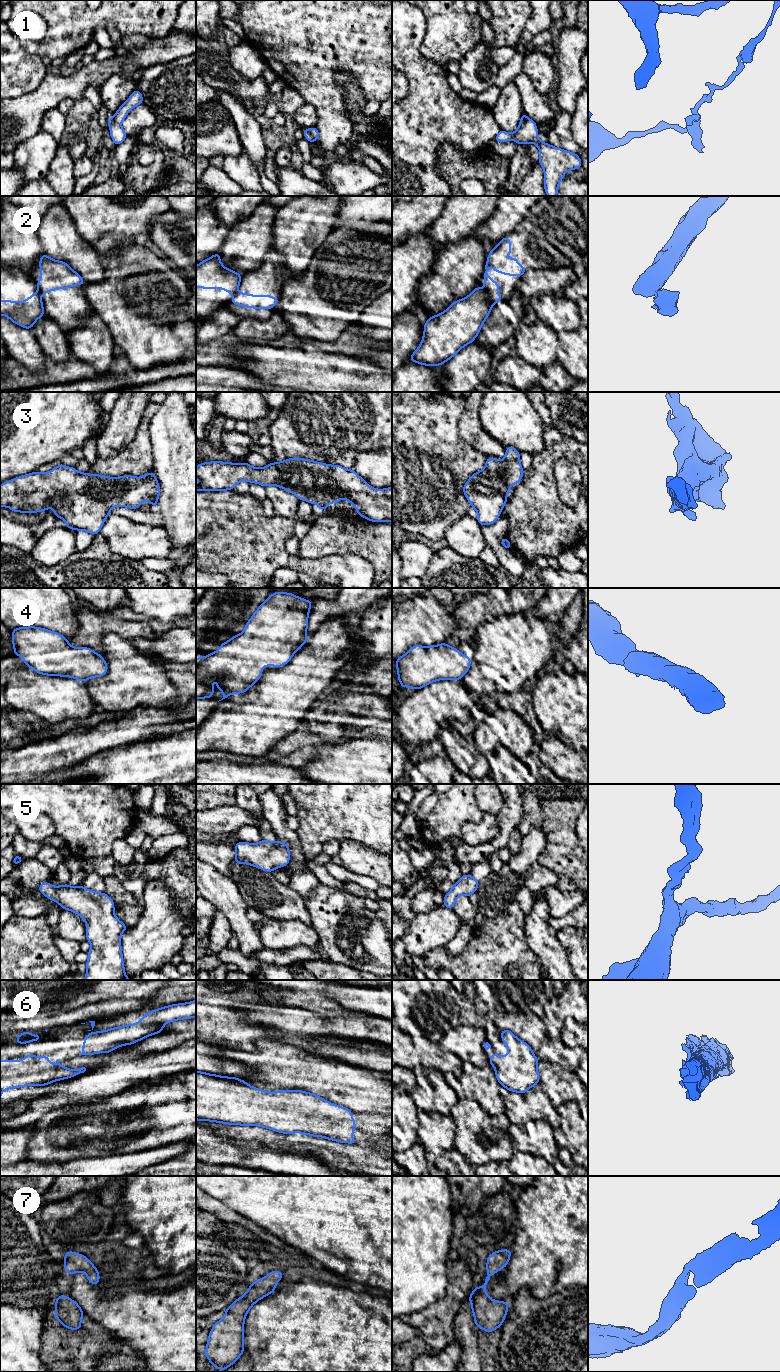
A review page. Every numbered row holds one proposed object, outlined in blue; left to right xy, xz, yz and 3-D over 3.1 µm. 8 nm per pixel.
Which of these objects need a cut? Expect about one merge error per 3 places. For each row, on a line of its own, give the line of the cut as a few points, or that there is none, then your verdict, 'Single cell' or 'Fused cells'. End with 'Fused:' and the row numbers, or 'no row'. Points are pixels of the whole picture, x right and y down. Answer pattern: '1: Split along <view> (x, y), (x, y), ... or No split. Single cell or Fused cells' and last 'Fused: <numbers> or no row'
1: Split along xz (307, 129), (314, 140). Fused cells
2: Split along yz (483, 289), (493, 304). Fused cells
3: No split. Single cell
4: No split. Single cell
5: No split. Single cell
6: No split. Single cell
7: No split. Single cell
Fused: 1, 2

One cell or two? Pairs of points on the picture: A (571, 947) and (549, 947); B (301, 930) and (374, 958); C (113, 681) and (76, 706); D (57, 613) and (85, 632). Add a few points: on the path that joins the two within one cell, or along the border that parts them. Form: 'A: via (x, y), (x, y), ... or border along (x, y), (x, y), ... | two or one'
A: border along (555, 931), (555, 936), (572, 969) | two
B: border along (311, 926), (319, 938), (319, 948) | two
C: border along (83, 682), (94, 702) | two
D: border along (75, 608), (78, 629), (68, 639) | two

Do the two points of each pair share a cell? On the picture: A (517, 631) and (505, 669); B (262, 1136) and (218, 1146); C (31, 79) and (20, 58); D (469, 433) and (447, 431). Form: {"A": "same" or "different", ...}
{"A": "same", "B": "different", "C": "same", "D": "different"}

